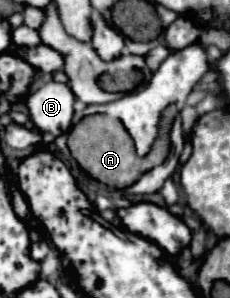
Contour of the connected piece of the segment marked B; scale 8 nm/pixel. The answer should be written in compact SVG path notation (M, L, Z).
M48 81L26 95L26 107L30 119L42 133L52 133L58 137L72 125L74 93L64 83Z

